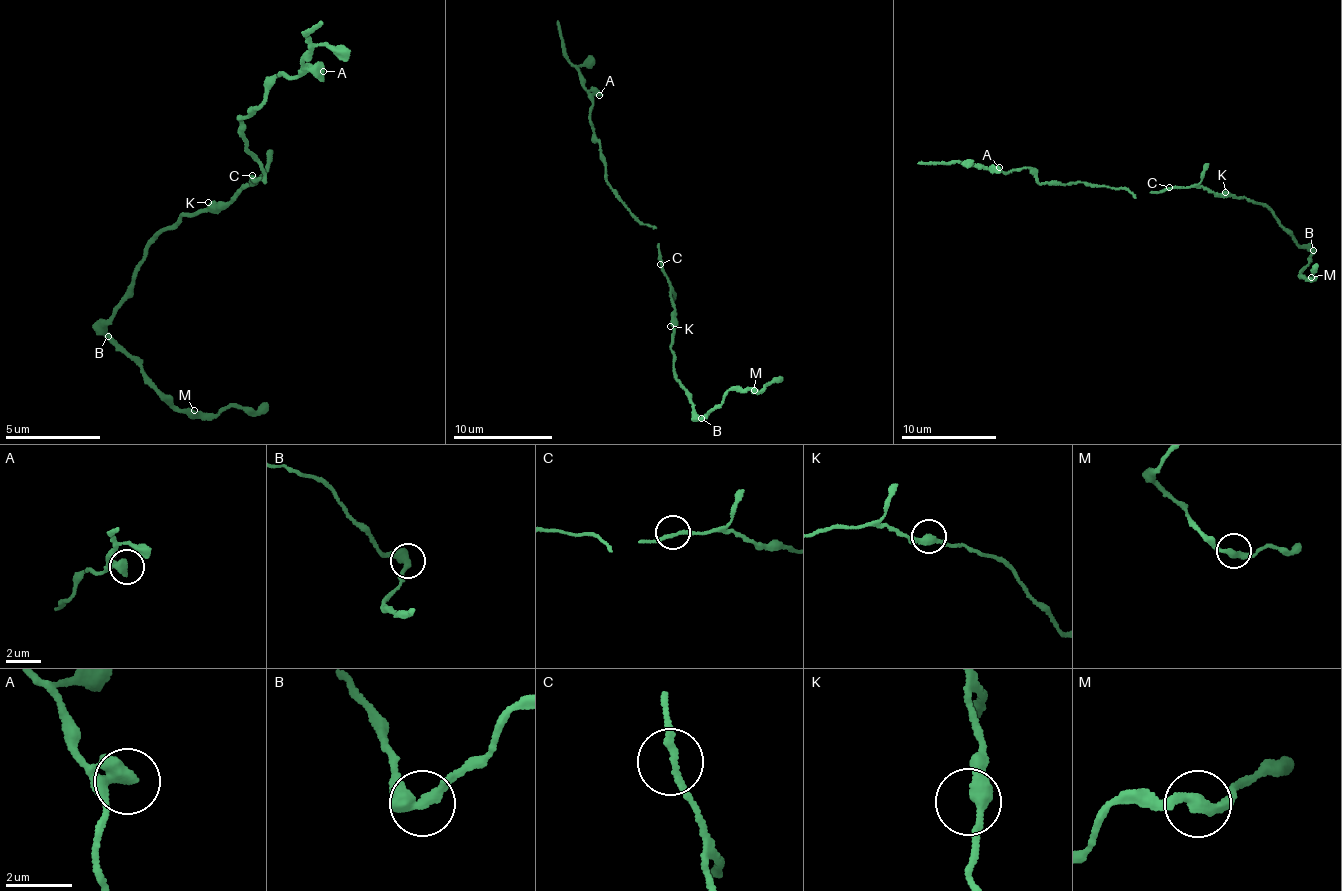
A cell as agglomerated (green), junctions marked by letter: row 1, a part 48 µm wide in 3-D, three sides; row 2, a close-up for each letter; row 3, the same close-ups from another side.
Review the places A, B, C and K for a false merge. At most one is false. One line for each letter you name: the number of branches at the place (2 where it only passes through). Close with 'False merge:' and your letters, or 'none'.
B: 2 branches meet
False merge: B

